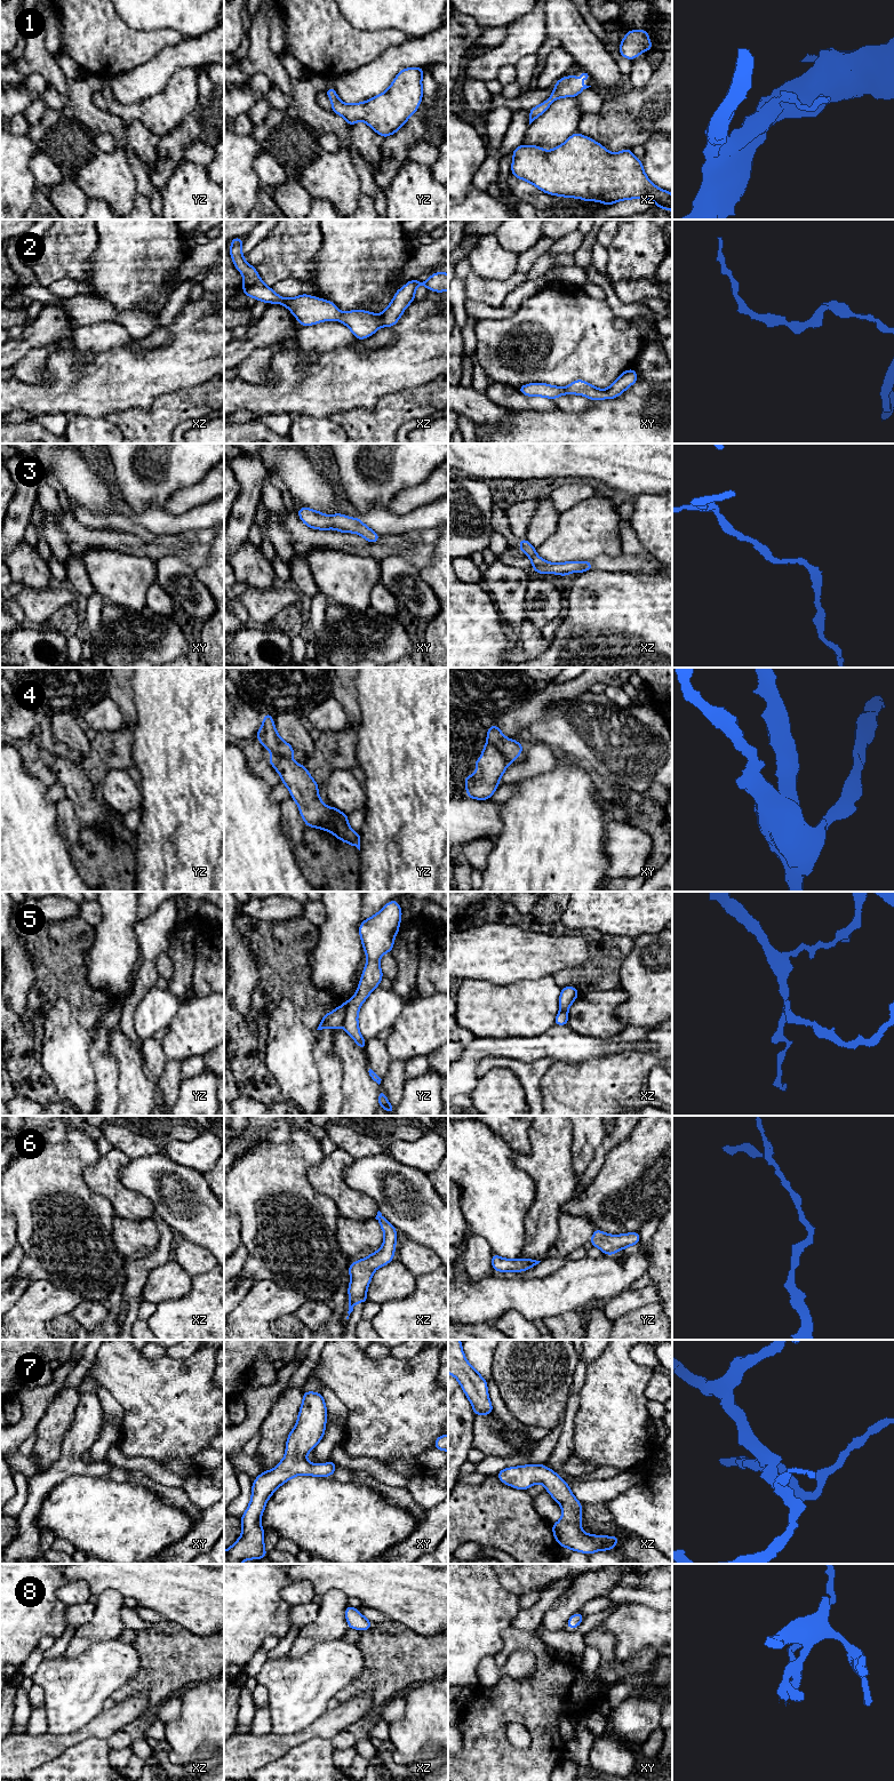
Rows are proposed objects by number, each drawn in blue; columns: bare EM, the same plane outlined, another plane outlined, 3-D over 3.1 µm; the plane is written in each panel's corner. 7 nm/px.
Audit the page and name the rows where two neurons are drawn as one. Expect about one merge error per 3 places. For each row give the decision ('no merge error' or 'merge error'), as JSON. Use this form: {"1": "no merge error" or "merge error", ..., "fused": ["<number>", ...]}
{"1": "no merge error", "2": "no merge error", "3": "no merge error", "4": "merge error", "5": "merge error", "6": "no merge error", "7": "no merge error", "8": "no merge error", "fused": ["4", "5"]}

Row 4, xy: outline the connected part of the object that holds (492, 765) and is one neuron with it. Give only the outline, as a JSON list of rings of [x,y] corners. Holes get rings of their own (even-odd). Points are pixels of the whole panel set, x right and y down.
[[[486,743],[481,758],[474,761],[477,773],[464,778],[468,797],[487,800],[498,788],[498,782],[508,768],[503,753],[490,743]]]

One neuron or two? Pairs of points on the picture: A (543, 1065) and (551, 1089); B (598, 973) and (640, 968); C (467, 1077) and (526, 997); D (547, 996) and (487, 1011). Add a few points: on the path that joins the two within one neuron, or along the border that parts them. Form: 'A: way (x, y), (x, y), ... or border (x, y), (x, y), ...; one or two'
A: border (555, 1061), (540, 1081), (542, 1099); two
B: border (632, 947), (621, 966), (619, 988); two
C: border (476, 1036), (524, 1037); two
D: way (532, 1006), (528, 1008), (502, 1008); one

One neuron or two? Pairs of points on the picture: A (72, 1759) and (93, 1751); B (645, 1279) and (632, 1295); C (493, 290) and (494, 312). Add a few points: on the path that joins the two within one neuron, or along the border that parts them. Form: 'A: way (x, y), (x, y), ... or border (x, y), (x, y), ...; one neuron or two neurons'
A: way (77, 1759), (85, 1759), (88, 1756); one neuron
B: border (651, 1282), (640, 1288), (631, 1288); two neurons
C: border (515, 288), (499, 305), (487, 305), (468, 300); two neurons

